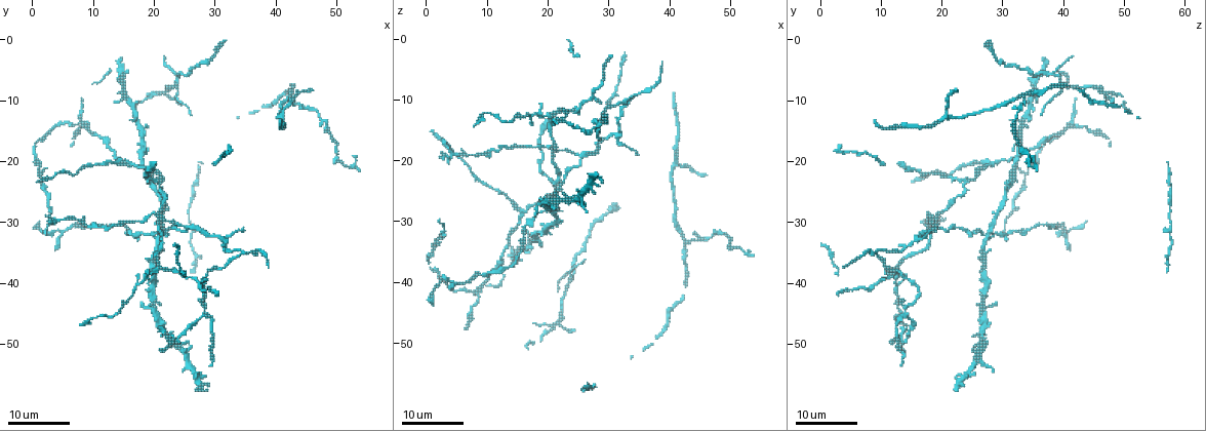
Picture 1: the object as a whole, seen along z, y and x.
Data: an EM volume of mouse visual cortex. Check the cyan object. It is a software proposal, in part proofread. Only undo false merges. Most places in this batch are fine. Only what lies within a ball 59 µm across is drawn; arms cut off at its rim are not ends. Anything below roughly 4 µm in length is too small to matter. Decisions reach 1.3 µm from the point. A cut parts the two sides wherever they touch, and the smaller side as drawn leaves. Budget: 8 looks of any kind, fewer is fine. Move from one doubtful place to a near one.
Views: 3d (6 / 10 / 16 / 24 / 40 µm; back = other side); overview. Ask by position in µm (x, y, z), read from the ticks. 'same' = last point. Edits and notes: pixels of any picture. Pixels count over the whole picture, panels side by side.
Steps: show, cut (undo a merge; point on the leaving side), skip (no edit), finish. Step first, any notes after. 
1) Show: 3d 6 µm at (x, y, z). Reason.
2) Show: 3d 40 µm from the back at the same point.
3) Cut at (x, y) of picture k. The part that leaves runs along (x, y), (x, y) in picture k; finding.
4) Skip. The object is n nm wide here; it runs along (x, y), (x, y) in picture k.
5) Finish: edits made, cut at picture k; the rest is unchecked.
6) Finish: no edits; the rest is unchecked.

Show: 3d 24 µm at (24.5, 6.0, 38.5). Branch point.

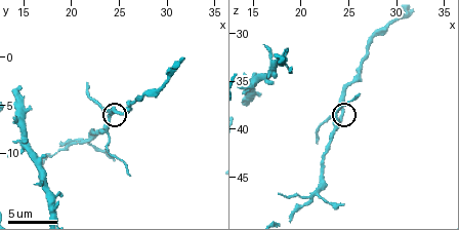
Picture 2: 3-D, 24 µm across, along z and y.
Show: 3d 6 µm at the same point.

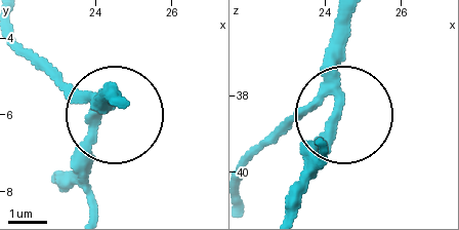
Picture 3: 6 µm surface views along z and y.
Skip. One neuron here.

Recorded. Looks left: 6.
Show: 3d 24 µm at (20.5, 23.0, 24.0). Side arm on a straight run.

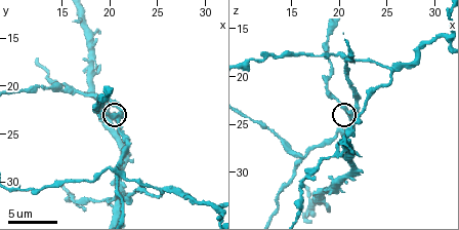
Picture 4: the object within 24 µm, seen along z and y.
Show: 3d 10 µm at the same point.

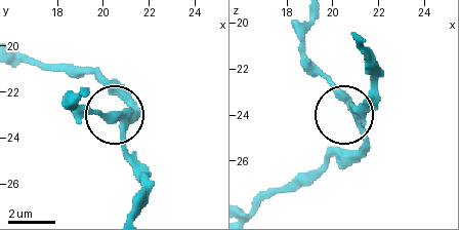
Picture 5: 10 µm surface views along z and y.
Skip. 3 arms meet here; all the same neuron.

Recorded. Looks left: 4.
Show: 3d 6 µm at (15.8, 20.2, 28.4). A fork.

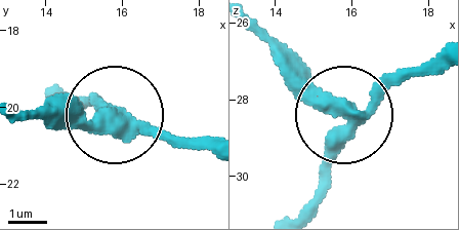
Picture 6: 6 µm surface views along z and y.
Cut at (76, 127) of picture 6. 3 arms meet here; a second neuron is stuck on.

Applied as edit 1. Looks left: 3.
Show: 3d 24 µm at (31.5, 33.0, 16.5). A fork.

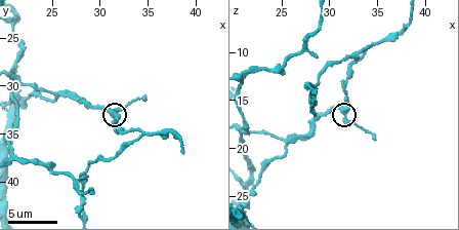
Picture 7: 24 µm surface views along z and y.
Show: 3d 6 µm at (31.8, 33.0, 16.4). Zoom in.

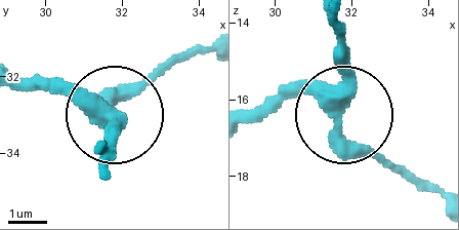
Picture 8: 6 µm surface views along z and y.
Skip. The object is 350 nm wide here; one neuron here.

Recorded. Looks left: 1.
Finish: edits made, cut at picture 6; the rest is unchecked.

